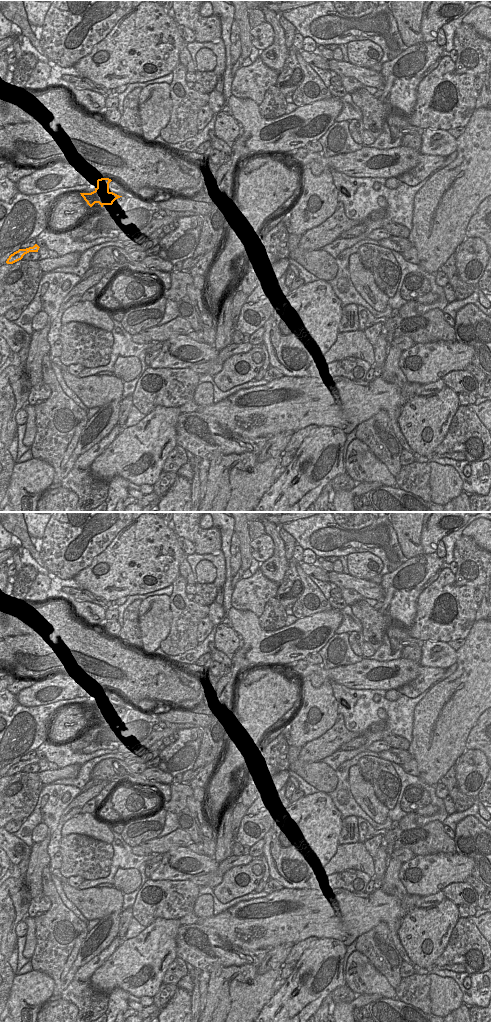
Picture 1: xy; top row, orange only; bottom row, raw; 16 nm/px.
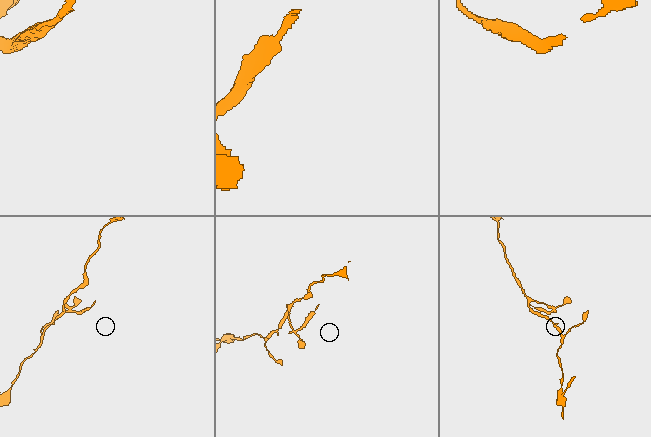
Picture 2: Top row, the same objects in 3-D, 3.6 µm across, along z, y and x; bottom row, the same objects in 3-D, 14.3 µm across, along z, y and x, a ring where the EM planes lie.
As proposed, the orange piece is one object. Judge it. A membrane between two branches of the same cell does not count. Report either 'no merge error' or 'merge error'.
merge error

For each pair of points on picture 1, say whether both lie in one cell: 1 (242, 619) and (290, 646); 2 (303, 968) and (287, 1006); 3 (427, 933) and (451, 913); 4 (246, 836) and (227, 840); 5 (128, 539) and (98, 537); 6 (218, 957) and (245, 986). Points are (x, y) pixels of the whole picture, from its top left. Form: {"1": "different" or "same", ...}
{"1": "same", "2": "same", "3": "same", "4": "different", "5": "different", "6": "different"}

